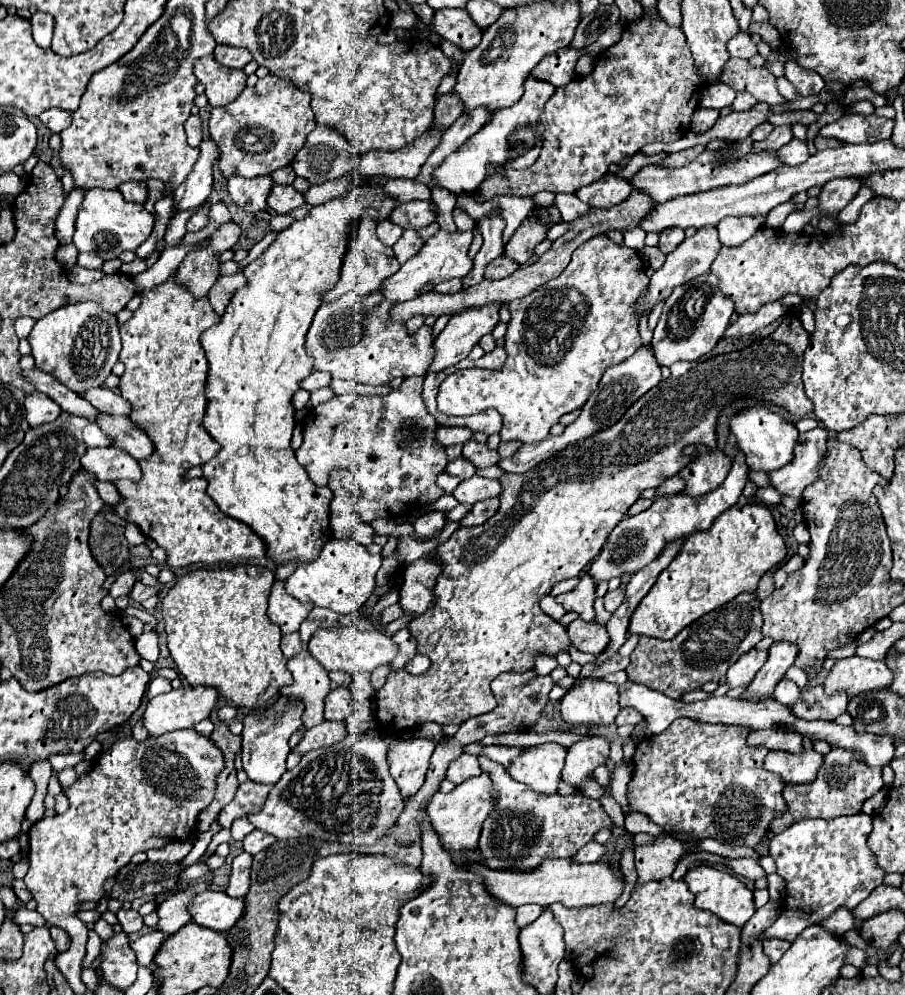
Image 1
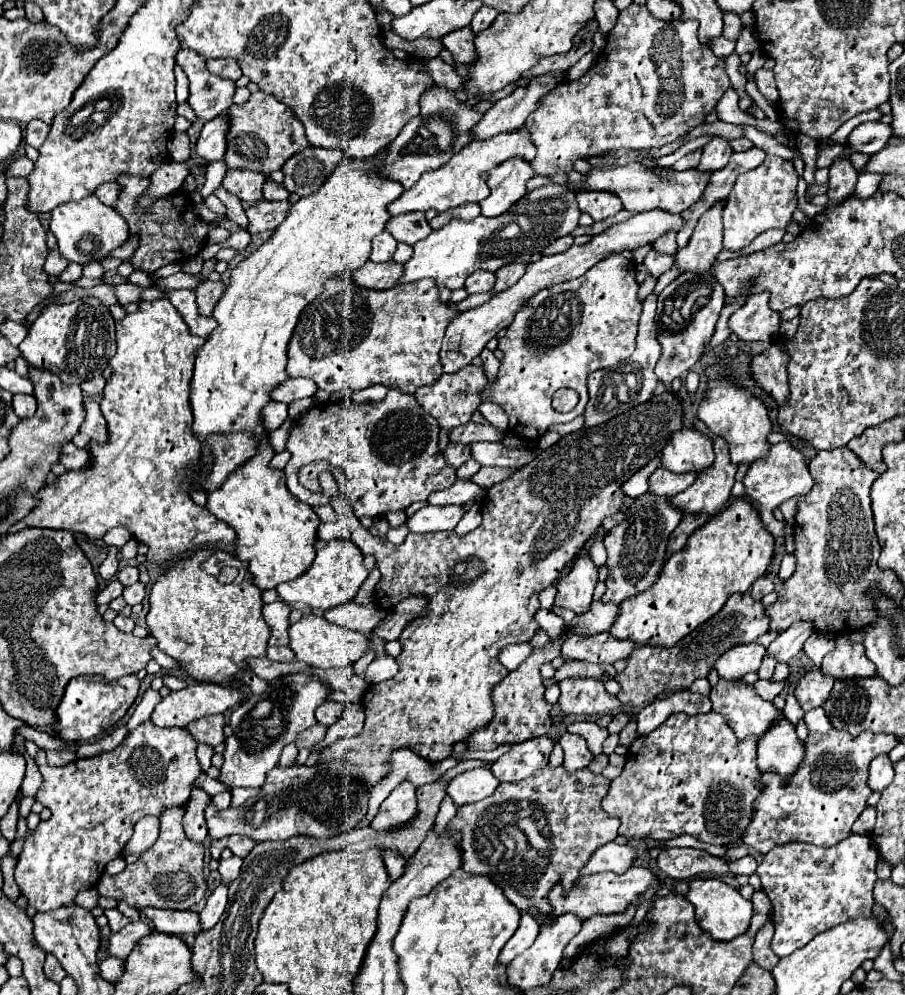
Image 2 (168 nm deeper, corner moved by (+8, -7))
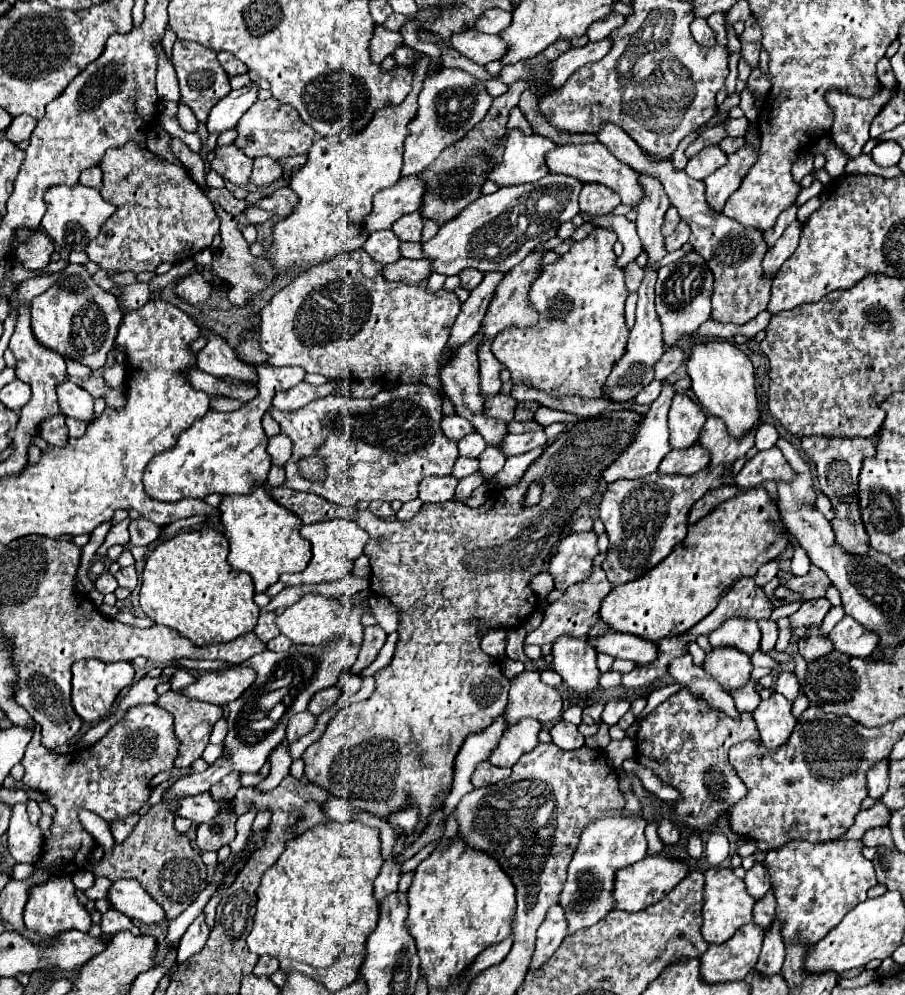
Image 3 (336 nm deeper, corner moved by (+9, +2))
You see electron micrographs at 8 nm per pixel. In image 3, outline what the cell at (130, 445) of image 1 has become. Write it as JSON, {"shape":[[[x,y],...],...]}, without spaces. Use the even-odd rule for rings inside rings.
{"shape":[[[64,381],[58,389],[60,397],[60,409],[64,409],[66,417],[74,417],[78,421],[90,421],[94,415],[94,399],[88,391],[80,389],[80,385],[72,381]]]}

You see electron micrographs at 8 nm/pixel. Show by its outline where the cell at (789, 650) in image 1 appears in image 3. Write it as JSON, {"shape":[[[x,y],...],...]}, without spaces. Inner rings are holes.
{"shape":[[[816,599],[816,601],[806,601],[802,603],[802,607],[788,617],[790,619],[790,631],[798,629],[798,627],[812,627],[812,625],[820,625],[824,615],[830,609],[830,601],[828,599]]]}

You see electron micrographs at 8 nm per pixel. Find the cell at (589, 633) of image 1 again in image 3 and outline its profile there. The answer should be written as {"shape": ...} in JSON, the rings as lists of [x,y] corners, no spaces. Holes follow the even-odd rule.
{"shape":[[[608,631],[598,637],[588,637],[588,645],[592,645],[598,653],[606,653],[616,659],[630,659],[640,665],[656,659],[656,645],[638,635]]]}

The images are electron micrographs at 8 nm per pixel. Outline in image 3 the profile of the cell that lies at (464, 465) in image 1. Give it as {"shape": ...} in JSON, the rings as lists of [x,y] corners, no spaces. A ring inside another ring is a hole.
{"shape":[[[452,415],[452,417],[442,417],[442,433],[450,439],[450,441],[454,441],[454,443],[458,443],[462,437],[466,437],[466,435],[470,435],[470,433],[474,433],[476,429],[472,427],[472,423],[468,423],[464,417],[460,417],[460,415]]]}

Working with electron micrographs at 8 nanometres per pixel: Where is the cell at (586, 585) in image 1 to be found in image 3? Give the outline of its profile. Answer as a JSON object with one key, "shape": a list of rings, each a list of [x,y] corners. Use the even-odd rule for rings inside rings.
{"shape":[[[594,531],[566,535],[558,545],[556,555],[548,563],[548,573],[554,577],[556,589],[566,591],[576,583],[586,581],[596,555],[598,547]]]}

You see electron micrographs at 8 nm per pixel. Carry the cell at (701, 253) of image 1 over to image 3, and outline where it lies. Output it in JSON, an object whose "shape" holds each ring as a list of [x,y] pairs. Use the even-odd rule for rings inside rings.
{"shape":[[[744,145],[742,149],[738,149],[736,153],[728,157],[728,163],[724,167],[720,167],[716,173],[704,179],[706,201],[710,209],[714,209],[716,213],[722,211],[722,207],[726,205],[726,199],[738,189],[742,177],[748,173],[752,163],[756,161],[756,155],[758,155],[756,149]]]}

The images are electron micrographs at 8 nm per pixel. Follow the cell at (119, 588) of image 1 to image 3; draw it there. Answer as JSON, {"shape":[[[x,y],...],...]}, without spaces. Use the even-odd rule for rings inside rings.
{"shape":[[[104,571],[104,573],[94,581],[94,585],[96,585],[96,589],[98,589],[102,595],[114,593],[116,587],[118,587],[118,583],[116,583],[116,579],[114,579],[114,575],[112,575],[110,571]]]}

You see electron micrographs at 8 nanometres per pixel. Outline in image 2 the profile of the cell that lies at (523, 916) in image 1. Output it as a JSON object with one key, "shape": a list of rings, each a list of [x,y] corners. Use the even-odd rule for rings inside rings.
{"shape":[[[523,914],[517,932],[509,938],[509,942],[505,944],[505,948],[501,950],[499,962],[501,962],[503,966],[507,966],[517,954],[525,952],[525,950],[535,942],[535,938],[537,938],[537,934],[539,934],[537,928],[539,928],[539,924],[537,924],[529,914]]]}

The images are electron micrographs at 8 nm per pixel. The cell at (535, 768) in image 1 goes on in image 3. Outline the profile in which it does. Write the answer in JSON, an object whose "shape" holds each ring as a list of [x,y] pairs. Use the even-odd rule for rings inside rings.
{"shape":[[[524,719],[520,725],[506,729],[498,747],[490,755],[490,763],[496,767],[514,767],[524,753],[530,753],[534,747],[538,747],[540,731],[542,725],[532,719]]]}

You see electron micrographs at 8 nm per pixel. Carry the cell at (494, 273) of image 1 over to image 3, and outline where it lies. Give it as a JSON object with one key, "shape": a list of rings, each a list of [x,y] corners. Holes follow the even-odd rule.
{"shape":[[[464,269],[464,273],[460,273],[460,279],[462,279],[460,285],[464,289],[472,291],[474,287],[478,287],[482,283],[482,277],[484,277],[484,273],[480,273],[478,269]]]}

